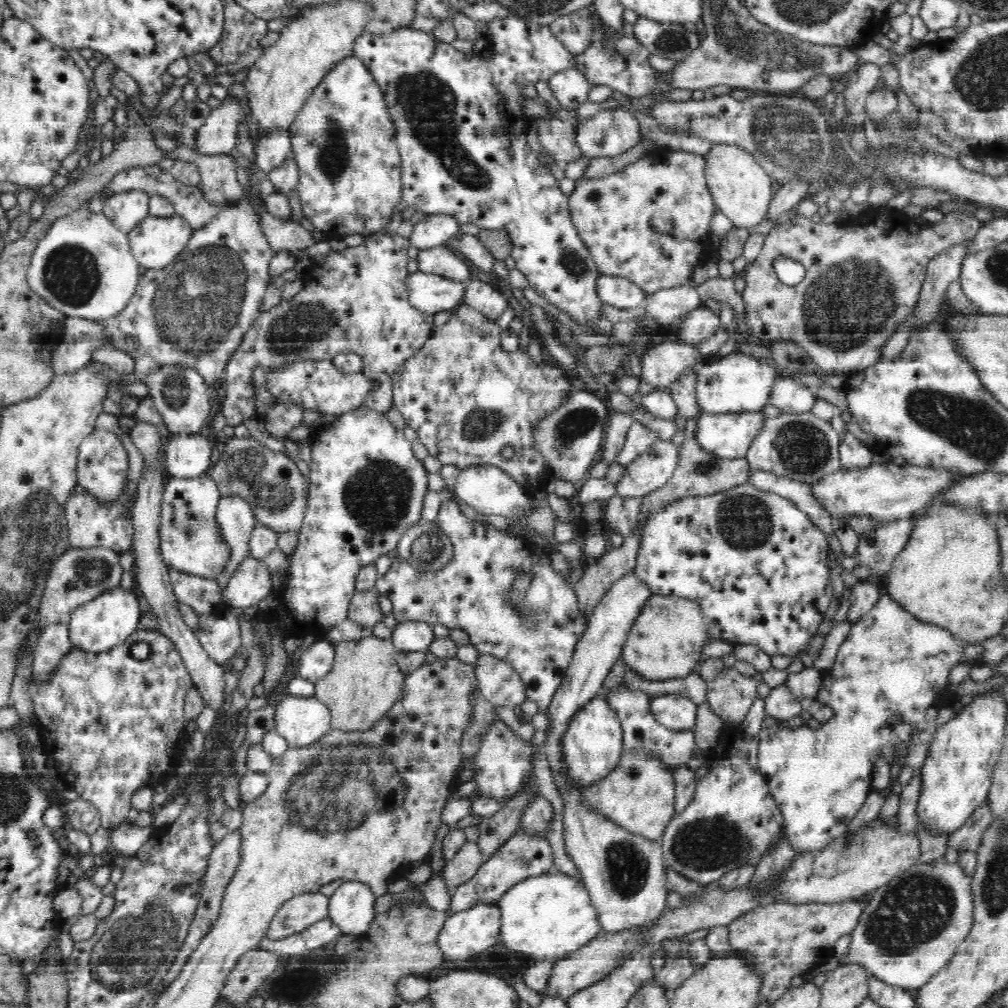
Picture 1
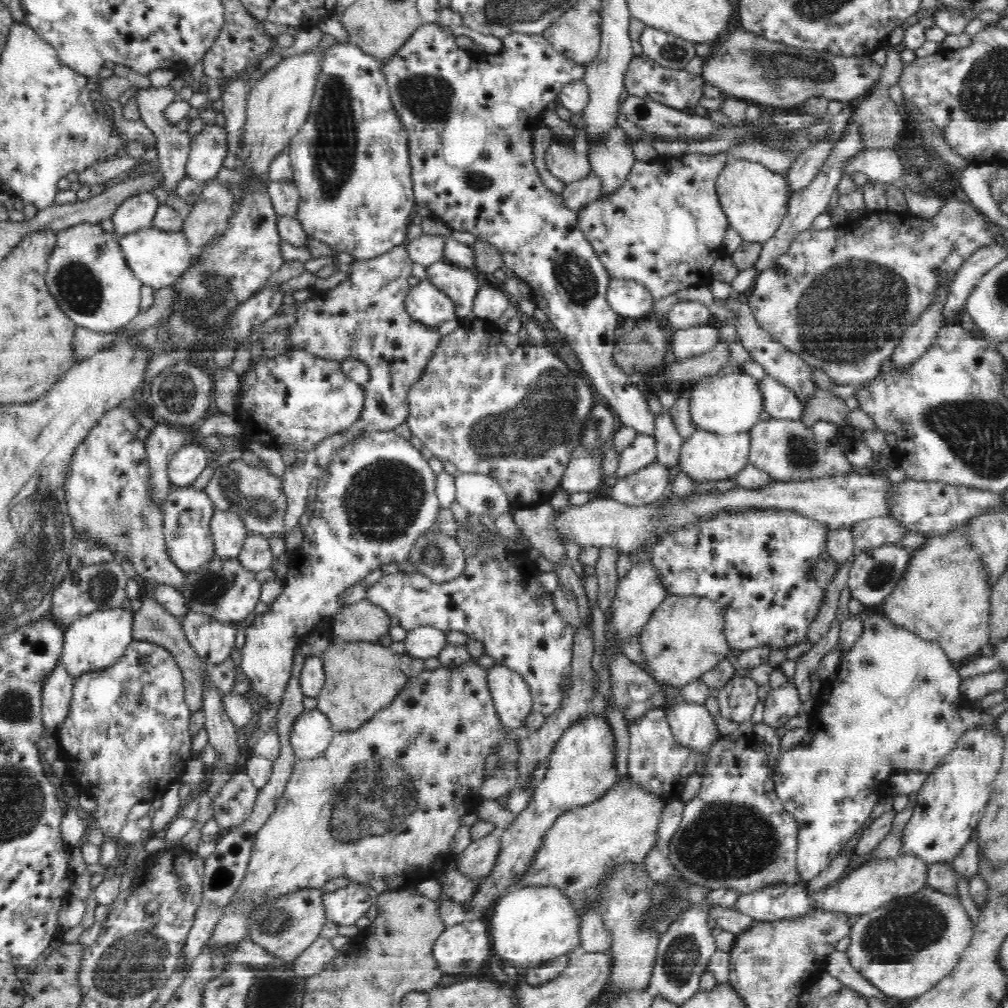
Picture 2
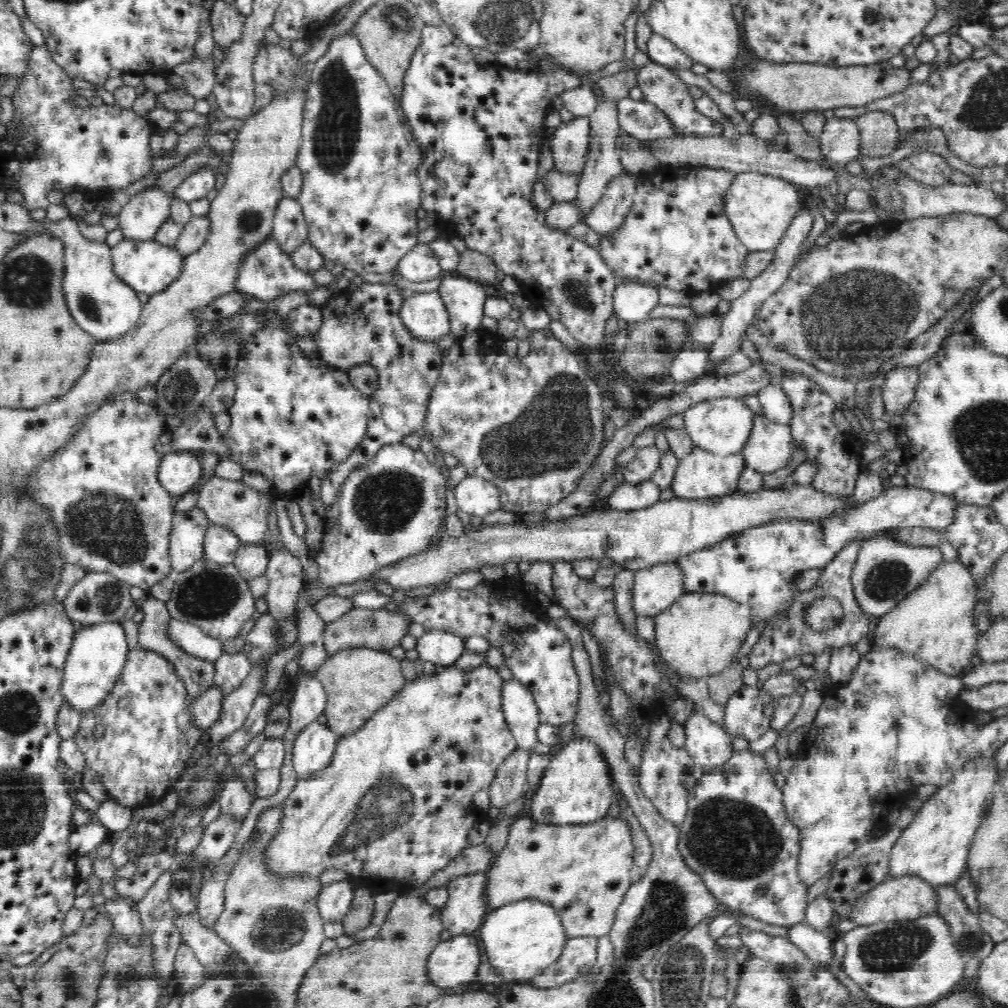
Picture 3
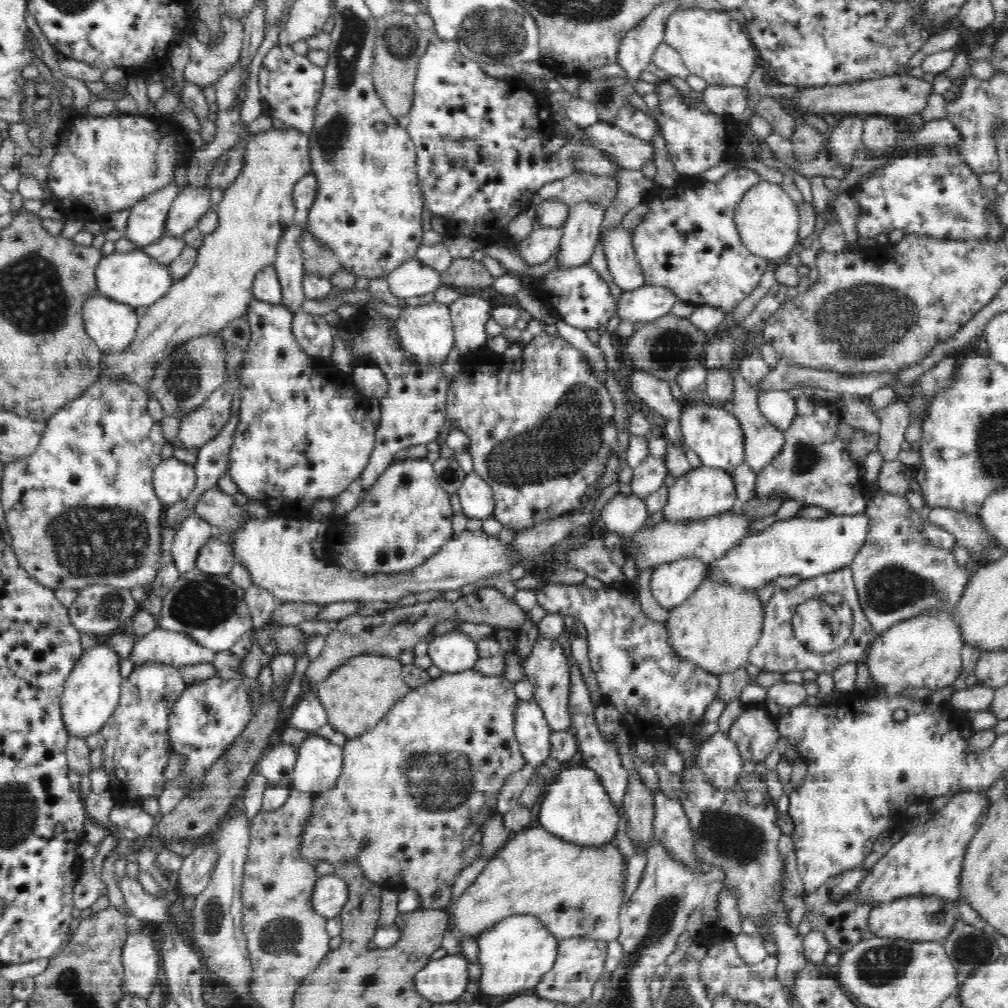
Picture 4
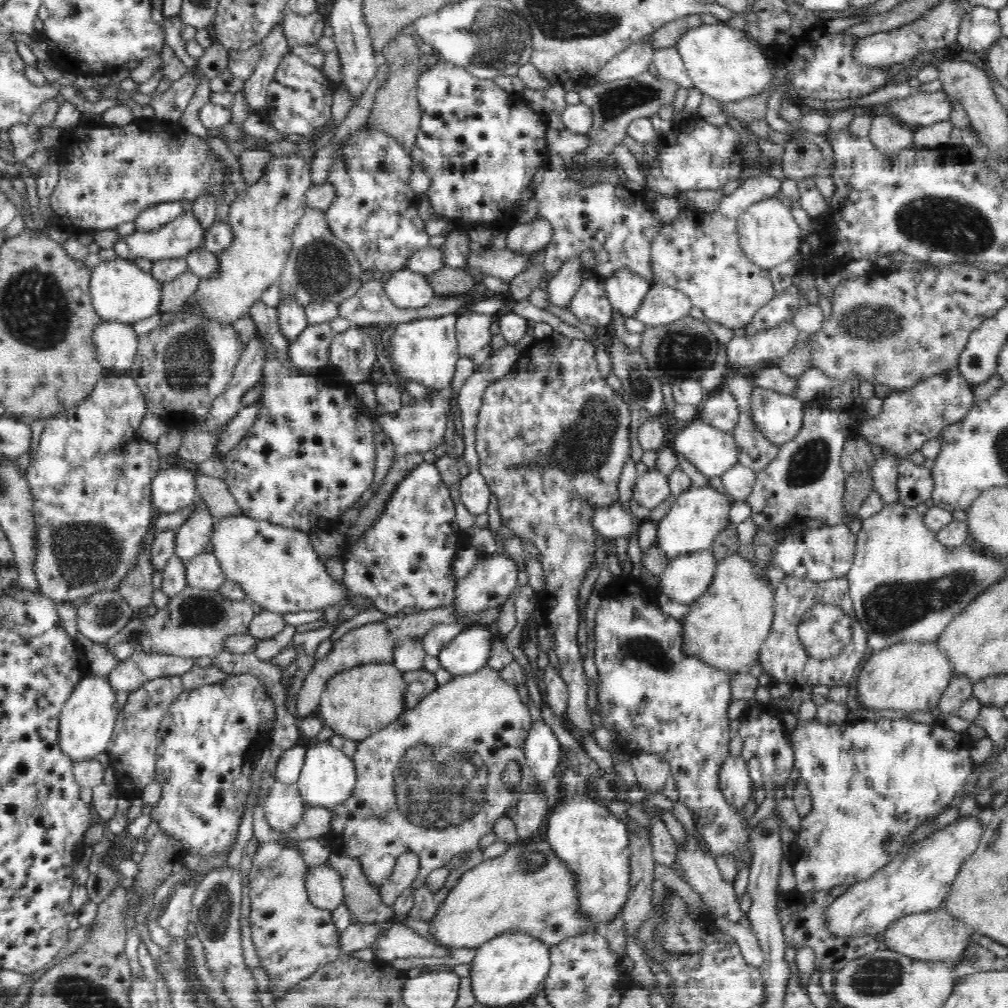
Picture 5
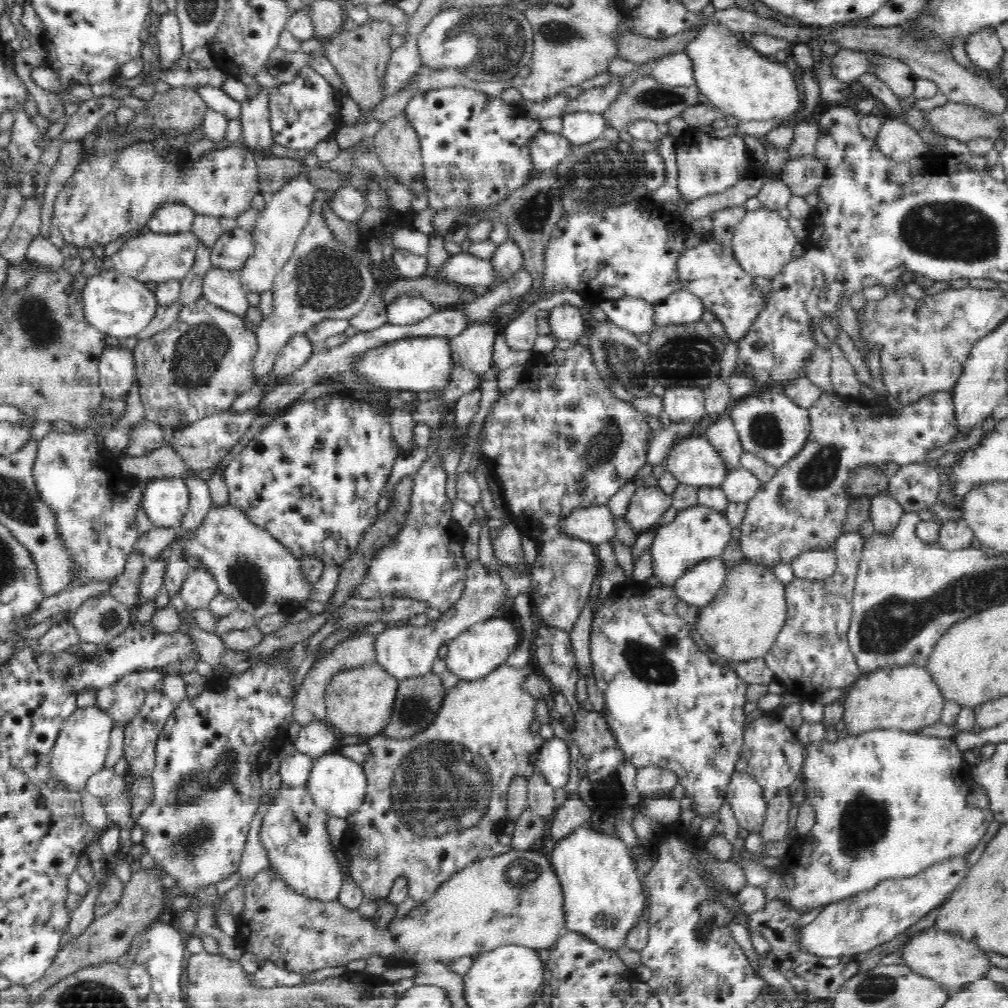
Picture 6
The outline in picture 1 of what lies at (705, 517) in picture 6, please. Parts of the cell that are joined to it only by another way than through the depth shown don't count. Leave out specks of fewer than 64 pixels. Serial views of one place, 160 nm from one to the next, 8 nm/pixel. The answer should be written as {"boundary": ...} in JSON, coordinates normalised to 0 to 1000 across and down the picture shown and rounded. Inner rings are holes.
{"boundary":[[[756,409],[736,411],[736,415],[700,415],[700,410],[695,410],[690,421],[689,435],[698,446],[706,448],[708,452],[722,455],[738,454],[760,417]]]}

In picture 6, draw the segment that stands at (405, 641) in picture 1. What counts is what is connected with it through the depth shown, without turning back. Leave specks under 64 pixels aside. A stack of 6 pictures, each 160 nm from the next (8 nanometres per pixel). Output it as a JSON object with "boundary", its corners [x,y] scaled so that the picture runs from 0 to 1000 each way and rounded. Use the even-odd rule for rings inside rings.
{"boundary":[[[505,612],[487,613],[466,621],[443,641],[443,663],[457,675],[471,676],[502,659],[504,652],[515,641],[519,628],[506,617]]]}

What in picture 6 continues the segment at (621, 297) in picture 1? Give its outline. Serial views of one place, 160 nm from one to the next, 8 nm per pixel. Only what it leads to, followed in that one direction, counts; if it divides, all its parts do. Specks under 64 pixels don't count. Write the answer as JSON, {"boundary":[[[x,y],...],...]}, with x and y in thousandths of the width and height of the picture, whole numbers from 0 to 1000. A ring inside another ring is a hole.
{"boundary":[[[679,287],[676,291],[668,292],[659,303],[653,303],[652,323],[689,320],[696,315],[699,301],[692,293]]]}

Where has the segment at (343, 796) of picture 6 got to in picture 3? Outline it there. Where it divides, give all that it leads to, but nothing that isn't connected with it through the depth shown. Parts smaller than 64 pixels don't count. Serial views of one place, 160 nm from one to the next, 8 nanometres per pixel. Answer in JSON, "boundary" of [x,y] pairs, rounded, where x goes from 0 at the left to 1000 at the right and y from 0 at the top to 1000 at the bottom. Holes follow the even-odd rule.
{"boundary":[[[313,716],[300,723],[292,735],[290,756],[296,775],[315,771],[325,763],[338,729]]]}

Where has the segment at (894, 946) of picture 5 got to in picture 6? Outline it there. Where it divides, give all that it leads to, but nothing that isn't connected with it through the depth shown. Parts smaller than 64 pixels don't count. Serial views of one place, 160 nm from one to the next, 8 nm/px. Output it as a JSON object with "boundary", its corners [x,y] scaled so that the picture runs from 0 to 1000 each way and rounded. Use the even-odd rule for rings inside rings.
{"boundary":[[[927,920],[911,926],[897,944],[899,959],[911,966],[911,969],[923,971],[940,987],[940,990],[950,988],[962,977],[970,973],[981,972],[981,966],[986,962],[984,946],[978,946],[966,936],[958,935],[952,930],[938,929],[938,926],[927,925]]]}

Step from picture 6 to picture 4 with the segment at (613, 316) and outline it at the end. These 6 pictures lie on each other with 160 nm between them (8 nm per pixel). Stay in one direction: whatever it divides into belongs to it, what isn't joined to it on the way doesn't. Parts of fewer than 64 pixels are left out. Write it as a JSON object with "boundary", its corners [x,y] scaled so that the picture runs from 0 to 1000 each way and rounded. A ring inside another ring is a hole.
{"boundary":[[[614,223],[596,238],[595,242],[598,241],[600,247],[603,272],[609,284],[615,286],[617,291],[627,290],[641,284],[641,275],[629,248],[627,232]]]}

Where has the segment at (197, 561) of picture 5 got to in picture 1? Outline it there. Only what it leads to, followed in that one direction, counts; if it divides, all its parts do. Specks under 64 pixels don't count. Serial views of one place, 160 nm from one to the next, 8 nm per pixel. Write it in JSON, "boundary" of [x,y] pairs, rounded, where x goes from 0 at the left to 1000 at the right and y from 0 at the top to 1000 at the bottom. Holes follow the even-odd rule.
{"boundary":[[[236,491],[219,493],[215,500],[214,518],[228,545],[228,556],[224,558],[224,563],[213,572],[217,584],[222,585],[232,566],[247,552],[247,536],[255,518],[250,501]]]}

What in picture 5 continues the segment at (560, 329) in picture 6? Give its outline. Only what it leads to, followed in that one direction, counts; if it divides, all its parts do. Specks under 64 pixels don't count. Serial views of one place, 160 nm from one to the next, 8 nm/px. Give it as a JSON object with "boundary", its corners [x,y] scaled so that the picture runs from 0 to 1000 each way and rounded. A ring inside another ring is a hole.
{"boundary":[[[569,259],[568,263],[562,263],[560,267],[550,272],[550,276],[544,280],[543,284],[548,304],[556,308],[566,307],[569,295],[574,291],[574,286],[578,281],[575,272],[581,273],[581,270],[575,269],[573,259]]]}

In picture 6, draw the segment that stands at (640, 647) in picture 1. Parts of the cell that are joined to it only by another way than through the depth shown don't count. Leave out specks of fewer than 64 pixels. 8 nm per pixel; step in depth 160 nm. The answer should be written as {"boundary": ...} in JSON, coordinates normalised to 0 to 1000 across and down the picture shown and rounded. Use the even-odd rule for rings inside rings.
{"boundary":[[[741,557],[725,563],[720,577],[711,592],[696,603],[693,628],[708,648],[727,657],[757,653],[780,621],[783,609],[781,581],[766,564]]]}

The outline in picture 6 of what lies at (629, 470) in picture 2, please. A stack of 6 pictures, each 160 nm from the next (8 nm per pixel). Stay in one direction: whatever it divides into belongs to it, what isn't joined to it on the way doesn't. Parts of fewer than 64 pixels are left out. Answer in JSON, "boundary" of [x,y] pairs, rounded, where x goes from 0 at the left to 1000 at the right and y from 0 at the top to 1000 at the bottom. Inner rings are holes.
{"boundary":[[[634,480],[621,506],[619,516],[625,528],[632,534],[635,530],[641,530],[643,526],[651,526],[655,522],[657,510],[661,510],[661,506],[665,503],[666,494],[654,484]]]}

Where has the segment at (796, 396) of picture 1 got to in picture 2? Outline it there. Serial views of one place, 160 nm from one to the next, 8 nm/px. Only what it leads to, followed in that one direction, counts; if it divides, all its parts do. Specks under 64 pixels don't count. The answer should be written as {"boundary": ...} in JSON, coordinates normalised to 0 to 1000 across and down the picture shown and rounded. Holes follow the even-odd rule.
{"boundary":[[[761,370],[753,379],[753,389],[756,390],[758,408],[764,412],[766,418],[794,417],[797,413],[797,399],[789,394],[788,389]]]}

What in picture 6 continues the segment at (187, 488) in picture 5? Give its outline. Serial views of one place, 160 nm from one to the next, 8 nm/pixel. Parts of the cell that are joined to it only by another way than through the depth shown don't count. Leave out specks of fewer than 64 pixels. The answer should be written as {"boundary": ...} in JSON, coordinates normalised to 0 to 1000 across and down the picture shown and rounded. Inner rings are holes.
{"boundary":[[[179,474],[151,475],[143,482],[140,502],[152,525],[178,526],[188,502]]]}

